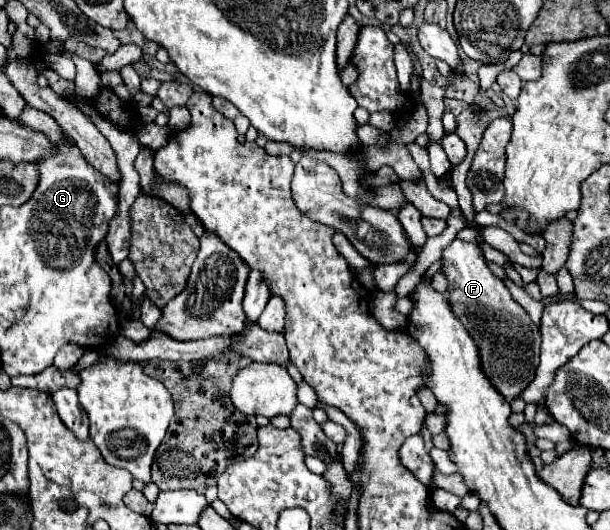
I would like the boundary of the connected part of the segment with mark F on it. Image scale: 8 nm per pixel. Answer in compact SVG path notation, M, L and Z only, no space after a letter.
M455 238L441 252L441 272L447 278L447 300L453 314L457 314L461 324L477 342L485 376L495 390L511 402L535 378L541 344L539 328L531 322L523 306L511 298L507 286L489 270L477 242L463 242Z

